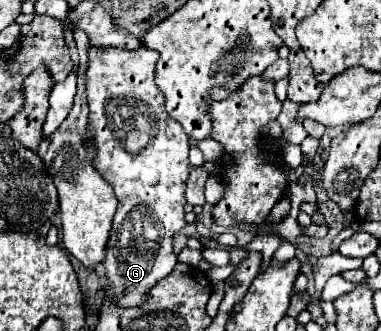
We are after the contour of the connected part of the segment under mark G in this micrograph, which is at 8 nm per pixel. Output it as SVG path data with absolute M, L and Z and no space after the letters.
M141 45L135 51L121 49L89 49L89 67L87 67L87 99L89 99L89 141L97 149L93 167L113 185L119 199L117 213L113 219L113 229L107 241L107 253L103 259L103 269L107 281L103 285L103 297L107 291L113 295L117 307L137 307L149 299L149 291L165 279L175 263L177 255L173 253L173 235L181 231L185 221L185 181L189 177L189 135L169 117L165 111L165 97L157 91L155 85L155 65L159 61L157 51Z

